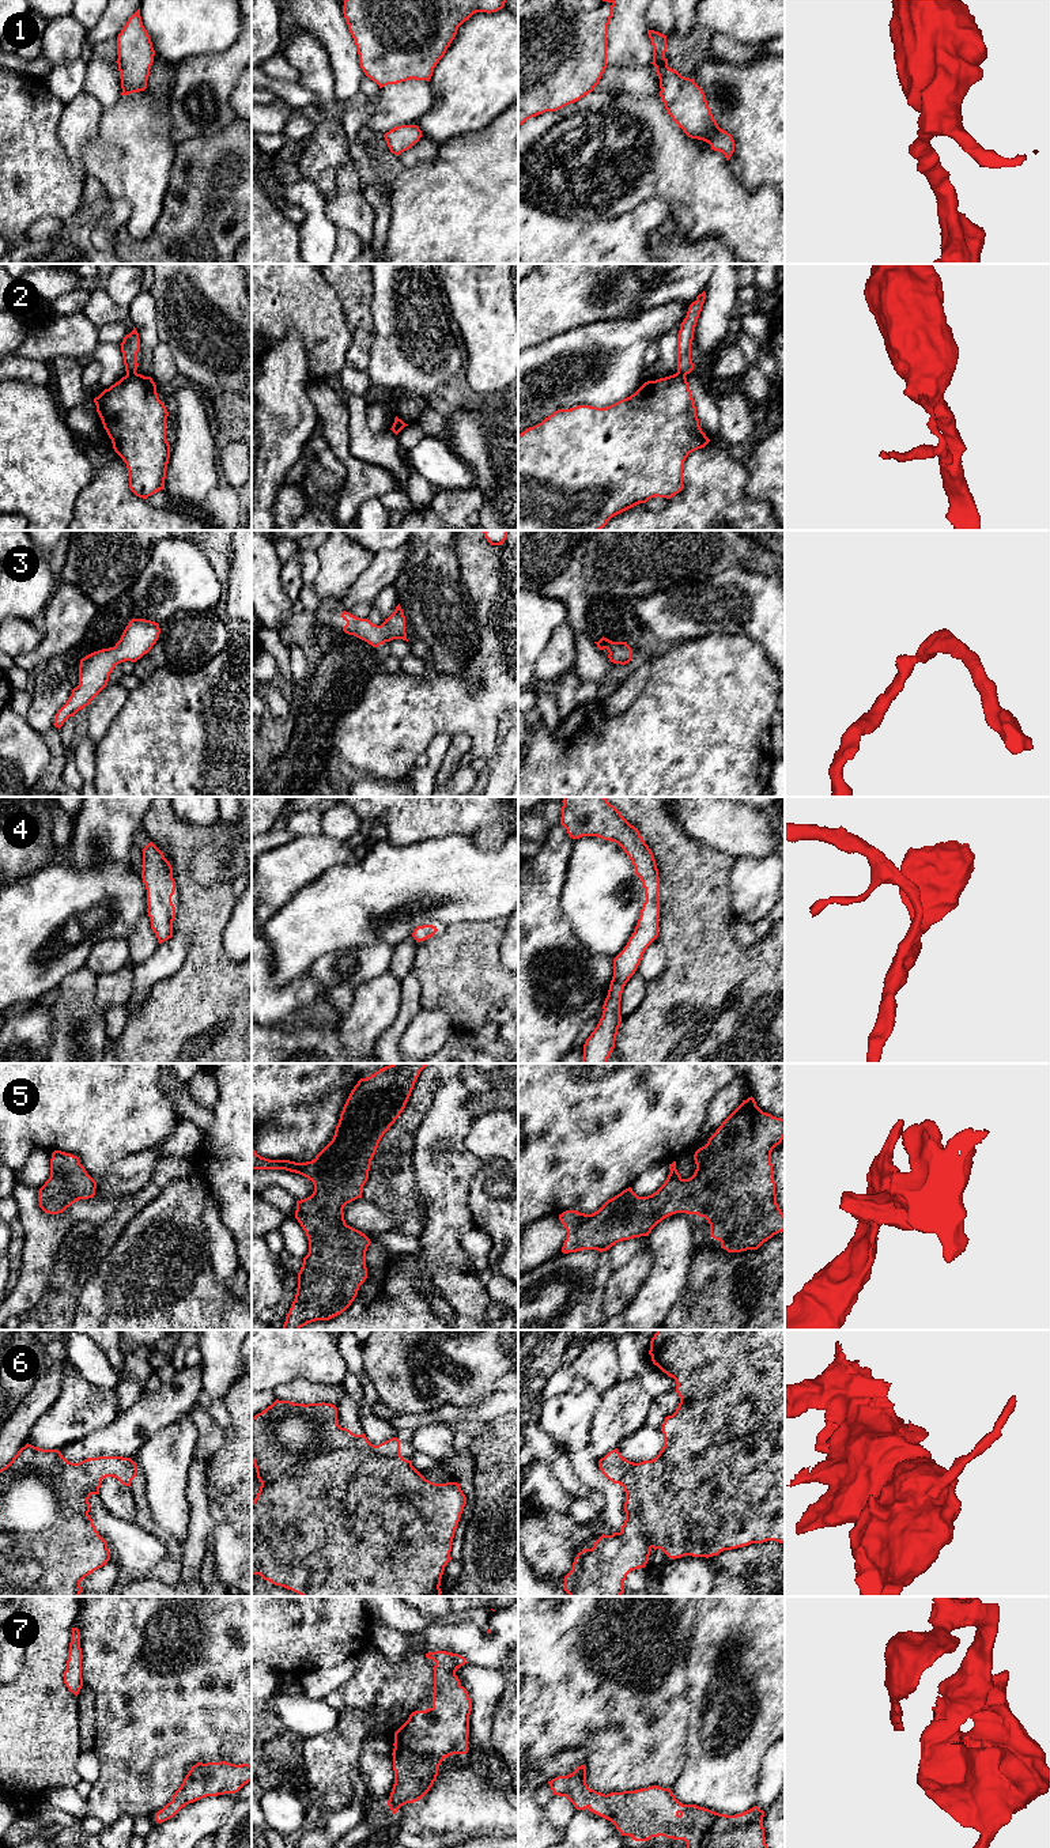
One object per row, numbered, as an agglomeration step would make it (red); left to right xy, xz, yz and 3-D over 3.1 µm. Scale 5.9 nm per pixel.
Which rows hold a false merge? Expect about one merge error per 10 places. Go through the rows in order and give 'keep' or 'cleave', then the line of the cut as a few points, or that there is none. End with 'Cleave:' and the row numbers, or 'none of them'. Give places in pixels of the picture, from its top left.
1: keep | no cut
2: cleave | xy (135, 371), (127, 375)
3: keep | no cut
4: keep | no cut
5: keep | no cut
6: keep | no cut
7: keep | no cut
Cleave: 2

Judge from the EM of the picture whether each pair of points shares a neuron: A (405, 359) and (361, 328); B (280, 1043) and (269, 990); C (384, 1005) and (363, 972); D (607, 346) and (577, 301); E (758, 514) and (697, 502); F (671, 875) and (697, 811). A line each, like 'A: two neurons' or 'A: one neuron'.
A: two neurons
B: two neurons
C: two neurons
D: two neurons
E: one neuron
F: two neurons

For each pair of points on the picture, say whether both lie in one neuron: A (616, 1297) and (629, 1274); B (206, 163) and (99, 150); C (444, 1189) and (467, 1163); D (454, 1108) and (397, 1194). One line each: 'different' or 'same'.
A: same
B: different
C: same
D: different

